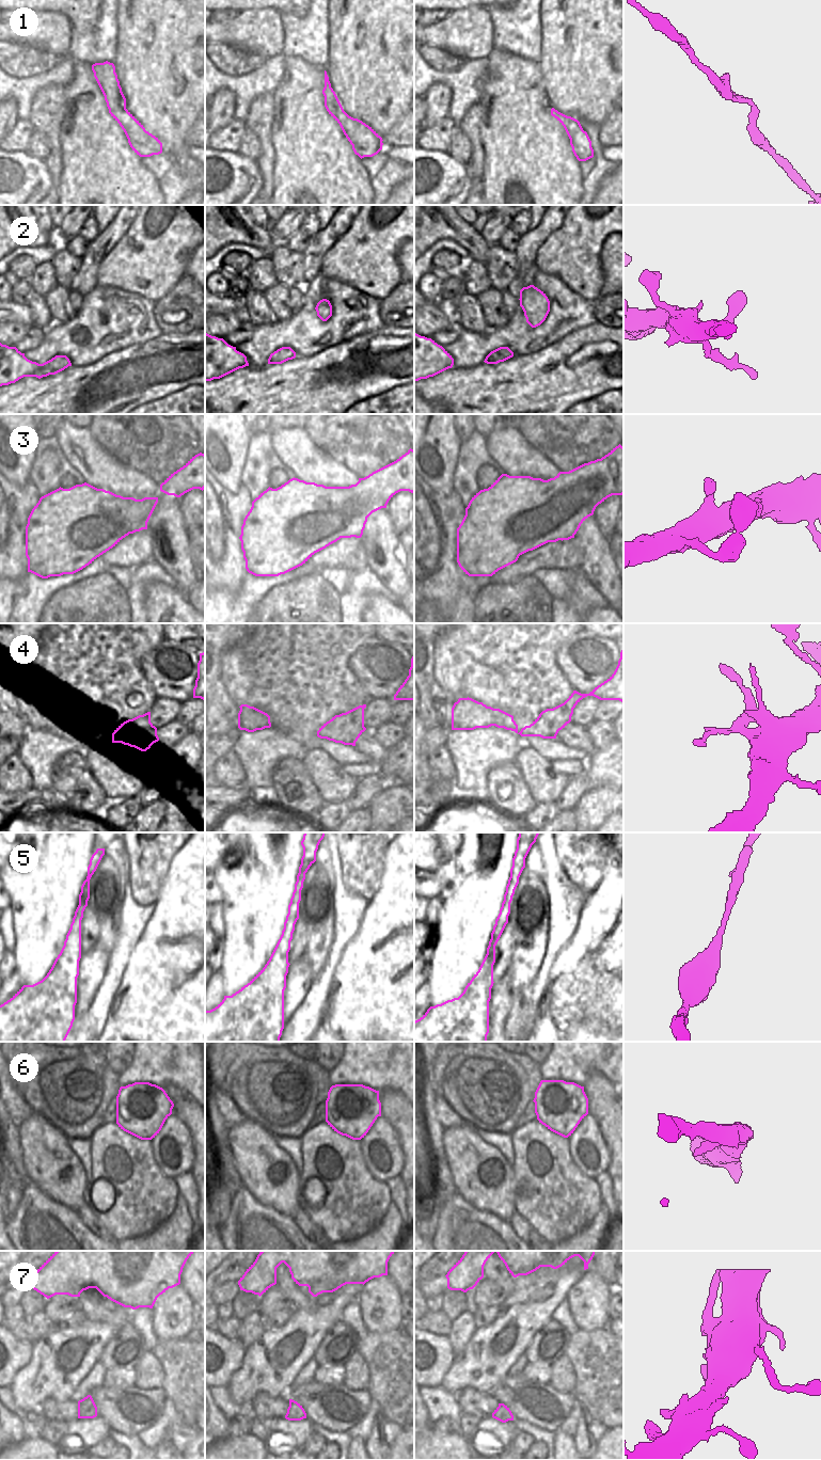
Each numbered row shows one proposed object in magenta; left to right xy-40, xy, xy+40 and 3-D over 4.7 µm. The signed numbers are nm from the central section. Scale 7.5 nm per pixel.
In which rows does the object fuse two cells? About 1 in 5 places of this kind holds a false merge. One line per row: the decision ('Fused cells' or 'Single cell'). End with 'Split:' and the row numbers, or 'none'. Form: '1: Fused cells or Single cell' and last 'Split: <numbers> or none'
1: Single cell
2: Single cell
3: Single cell
4: Fused cells
5: Single cell
6: Single cell
7: Single cell
Split: 4.

